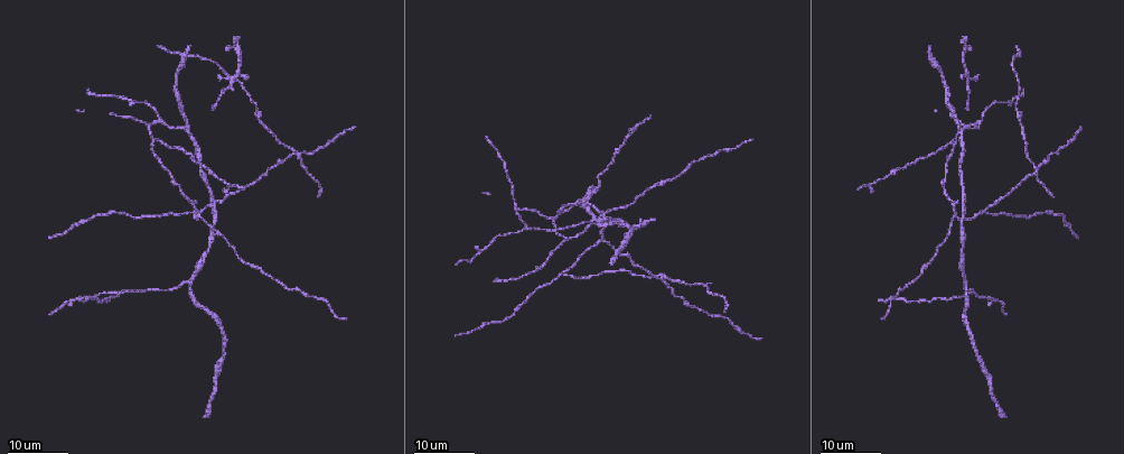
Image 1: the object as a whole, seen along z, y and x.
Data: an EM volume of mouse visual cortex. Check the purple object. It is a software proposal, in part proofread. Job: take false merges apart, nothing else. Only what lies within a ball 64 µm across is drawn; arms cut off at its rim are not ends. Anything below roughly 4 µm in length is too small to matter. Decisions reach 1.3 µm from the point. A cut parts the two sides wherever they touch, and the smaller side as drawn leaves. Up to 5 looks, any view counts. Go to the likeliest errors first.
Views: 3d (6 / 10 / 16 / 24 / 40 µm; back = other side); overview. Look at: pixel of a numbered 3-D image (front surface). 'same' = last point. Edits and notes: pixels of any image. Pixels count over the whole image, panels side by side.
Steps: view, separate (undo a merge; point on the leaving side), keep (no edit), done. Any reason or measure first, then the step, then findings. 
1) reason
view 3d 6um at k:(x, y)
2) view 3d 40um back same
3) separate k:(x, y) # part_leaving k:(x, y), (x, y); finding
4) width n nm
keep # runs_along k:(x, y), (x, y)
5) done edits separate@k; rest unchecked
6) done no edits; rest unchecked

three-way junction
view 3d 16um at 1:(155, 140)

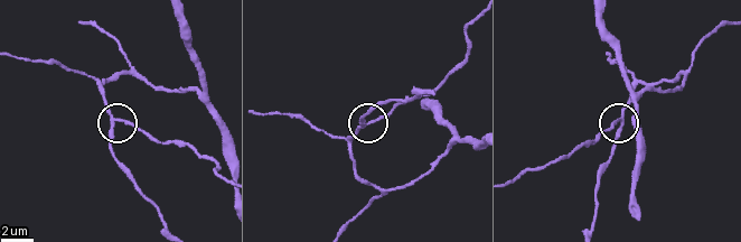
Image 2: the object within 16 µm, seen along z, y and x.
view 3d 6um at 2:(116, 118)

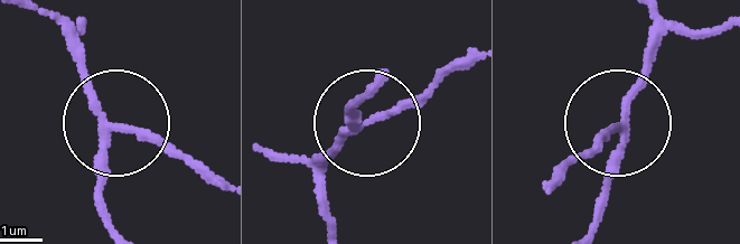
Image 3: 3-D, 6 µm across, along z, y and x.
arms 3
separate 3:(180, 151) # part_leaving 3:(128, 127), (219, 177); a second neuron is stuck on

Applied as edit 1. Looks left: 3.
three arms meet
view 3d 16um at 1:(967, 281)

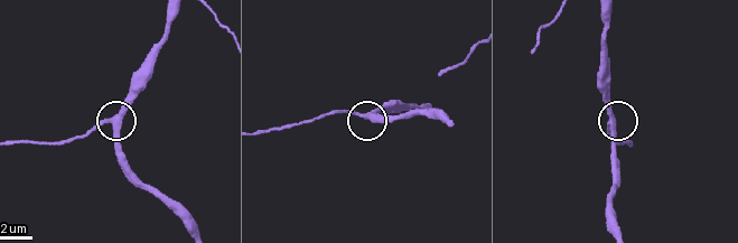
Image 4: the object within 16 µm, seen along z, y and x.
view 3d 6um at 4:(111, 123)

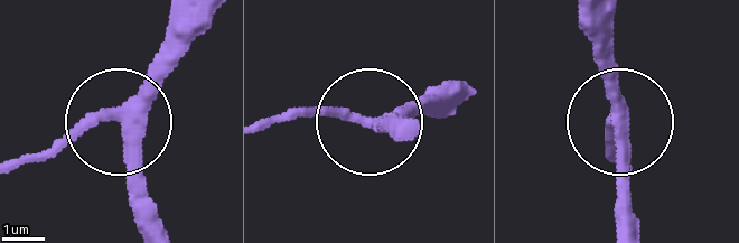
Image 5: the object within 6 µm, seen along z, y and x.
width 330 nm
keep # runs_along 5:(598, 15), (598, 68), (619, 121), (619, 225); all the same neuron

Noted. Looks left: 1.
done edits separate@3; rest unchecked

